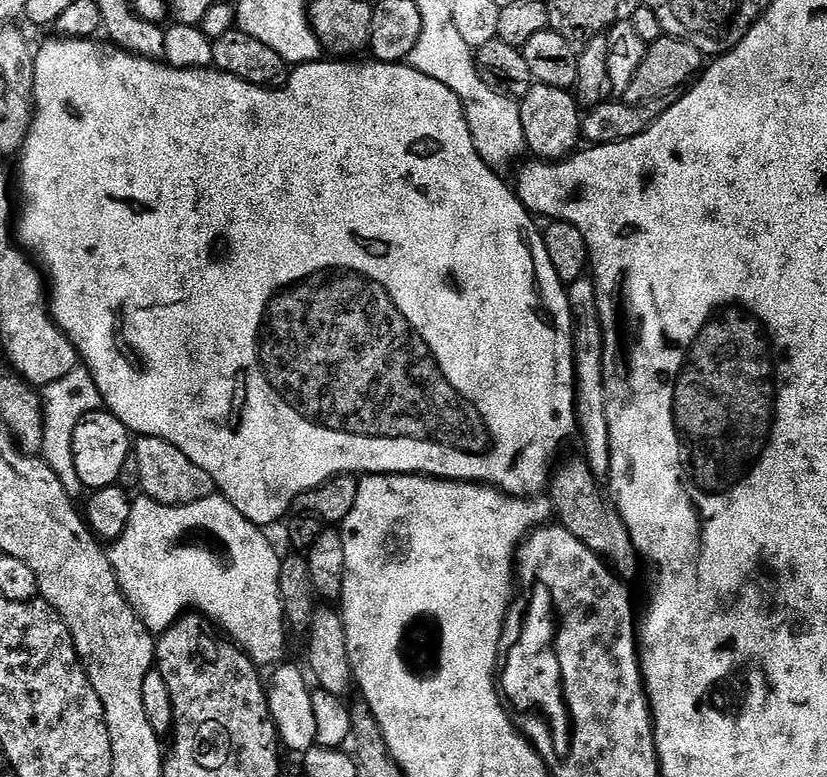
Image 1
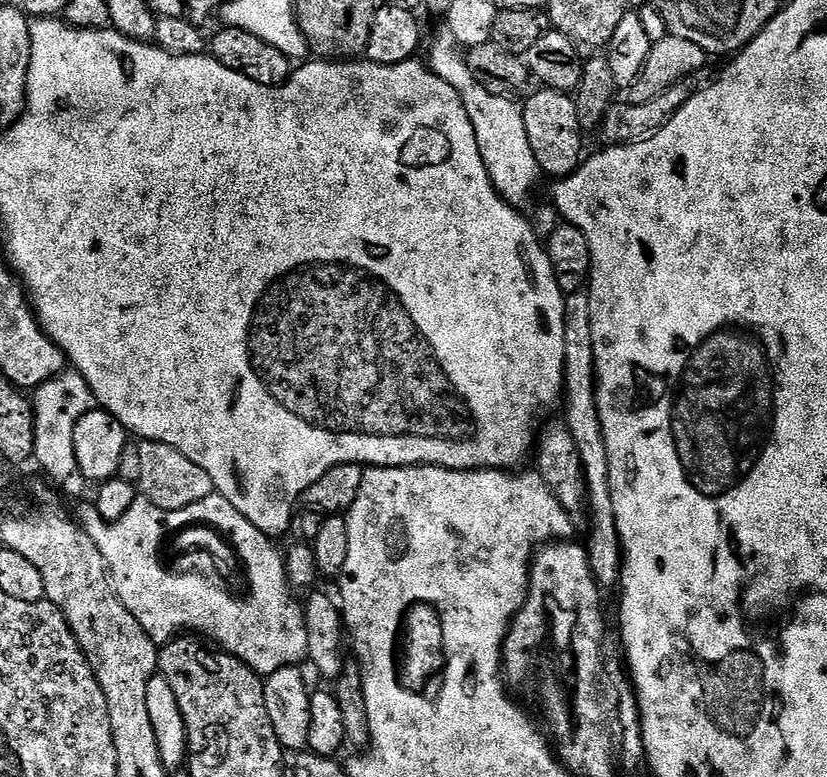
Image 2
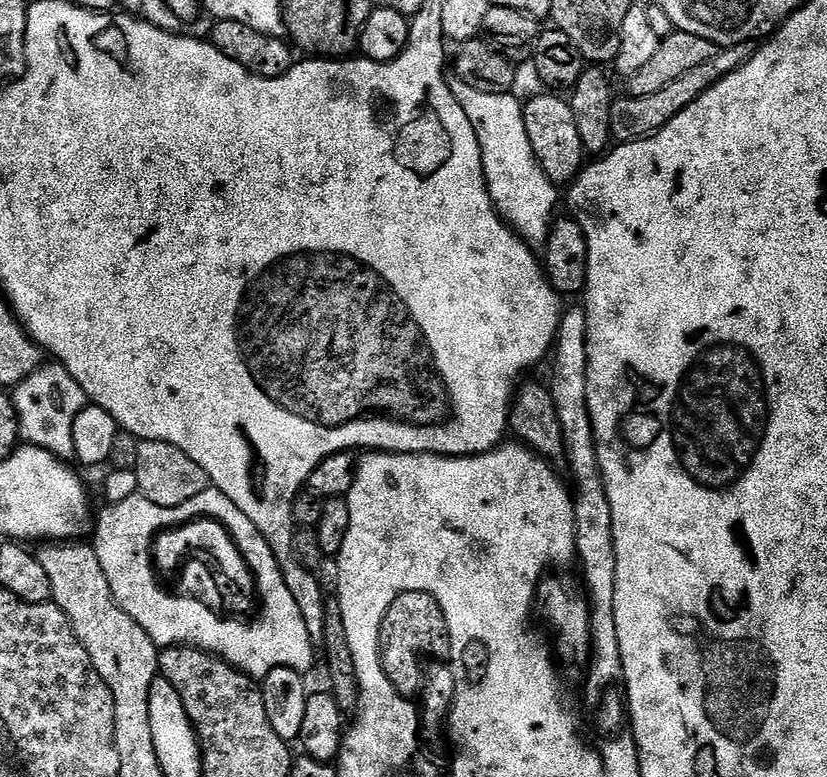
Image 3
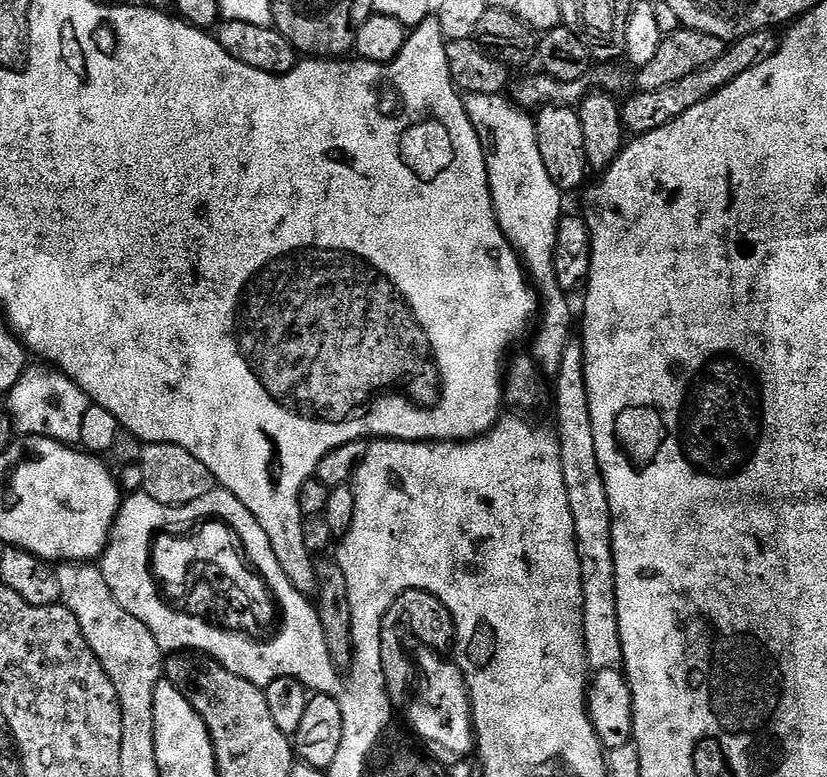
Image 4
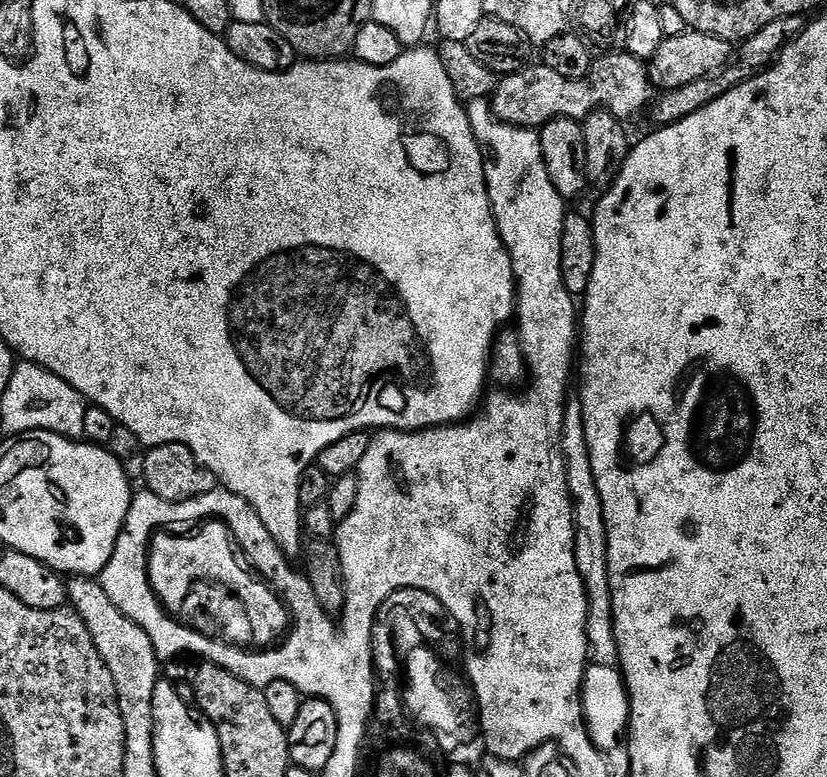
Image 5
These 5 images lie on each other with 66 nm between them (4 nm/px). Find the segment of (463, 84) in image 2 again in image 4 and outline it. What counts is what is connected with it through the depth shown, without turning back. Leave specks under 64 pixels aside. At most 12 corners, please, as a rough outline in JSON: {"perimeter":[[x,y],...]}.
{"perimeter":[[467,94],[498,226],[542,301],[531,355],[555,374],[573,335],[554,278],[562,193],[535,119]]}

